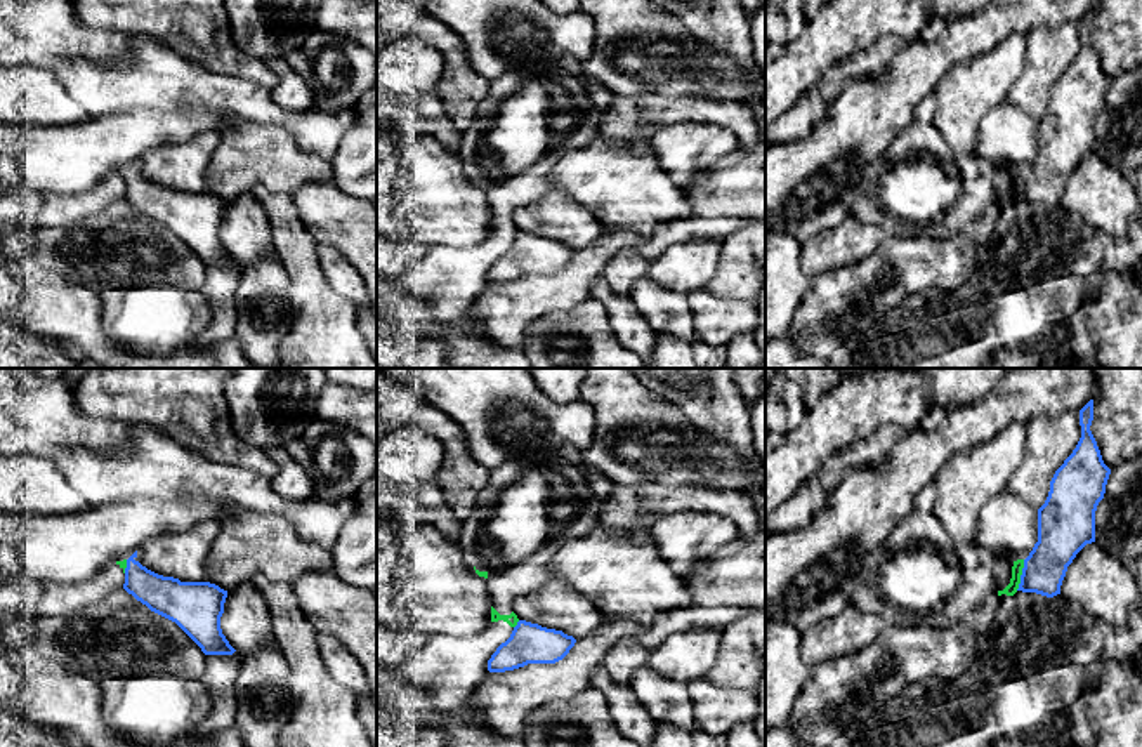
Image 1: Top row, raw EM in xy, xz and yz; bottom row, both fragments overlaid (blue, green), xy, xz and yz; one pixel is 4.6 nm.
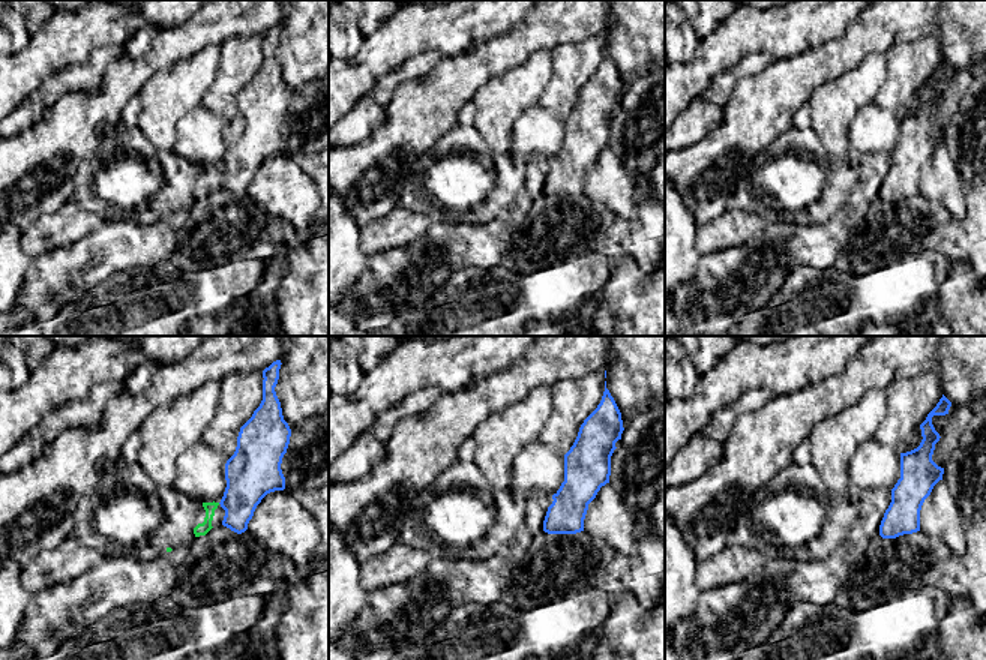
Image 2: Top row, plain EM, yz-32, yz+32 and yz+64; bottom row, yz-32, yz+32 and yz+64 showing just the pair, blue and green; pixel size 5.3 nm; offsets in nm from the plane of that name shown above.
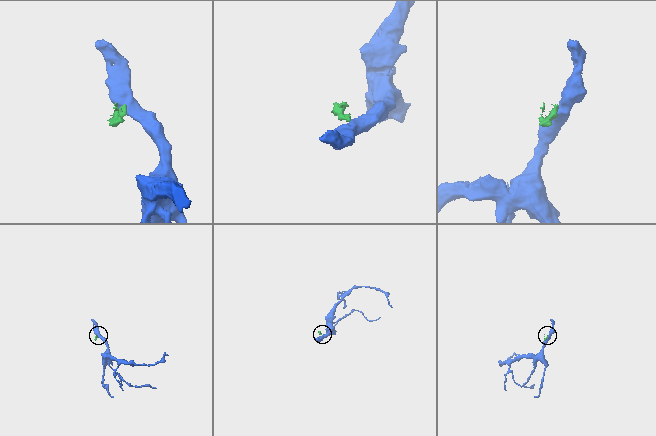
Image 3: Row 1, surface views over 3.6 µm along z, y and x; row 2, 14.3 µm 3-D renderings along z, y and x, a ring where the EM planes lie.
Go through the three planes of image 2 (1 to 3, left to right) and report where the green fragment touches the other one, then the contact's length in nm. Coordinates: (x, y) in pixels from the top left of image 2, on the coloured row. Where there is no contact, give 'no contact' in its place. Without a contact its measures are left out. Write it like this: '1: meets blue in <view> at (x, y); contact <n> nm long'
1: no contact
2: no contact
3: no contact

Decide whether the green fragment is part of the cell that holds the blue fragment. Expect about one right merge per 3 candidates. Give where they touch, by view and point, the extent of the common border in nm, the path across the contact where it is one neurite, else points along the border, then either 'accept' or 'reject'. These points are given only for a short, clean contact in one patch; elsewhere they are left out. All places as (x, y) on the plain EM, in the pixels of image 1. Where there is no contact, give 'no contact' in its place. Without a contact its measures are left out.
meets blue in yz at (1021, 186); contact 150 nm long; border along yz (1024, 171), (1021, 193), (1016, 200); reject

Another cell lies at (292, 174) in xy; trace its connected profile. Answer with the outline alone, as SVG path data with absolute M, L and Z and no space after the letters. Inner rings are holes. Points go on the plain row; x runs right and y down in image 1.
M253 122L220 132L207 170L207 193L224 202L248 189L292 195L309 182L333 184L330 162L304 151L285 129Z

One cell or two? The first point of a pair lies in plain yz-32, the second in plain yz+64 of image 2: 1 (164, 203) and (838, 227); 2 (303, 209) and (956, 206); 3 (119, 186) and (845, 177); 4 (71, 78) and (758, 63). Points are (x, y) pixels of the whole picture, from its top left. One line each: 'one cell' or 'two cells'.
1: two cells
2: one cell
3: one cell
4: one cell

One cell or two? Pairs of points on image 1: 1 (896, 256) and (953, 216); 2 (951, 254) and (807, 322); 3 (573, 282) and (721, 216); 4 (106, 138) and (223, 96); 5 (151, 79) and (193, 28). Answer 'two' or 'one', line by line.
1: two
2: one
3: one
4: two
5: two

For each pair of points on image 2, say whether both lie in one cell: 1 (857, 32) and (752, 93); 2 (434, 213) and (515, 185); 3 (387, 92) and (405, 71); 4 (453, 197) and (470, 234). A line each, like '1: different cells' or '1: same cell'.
1: same cell
2: same cell
3: same cell
4: different cells

